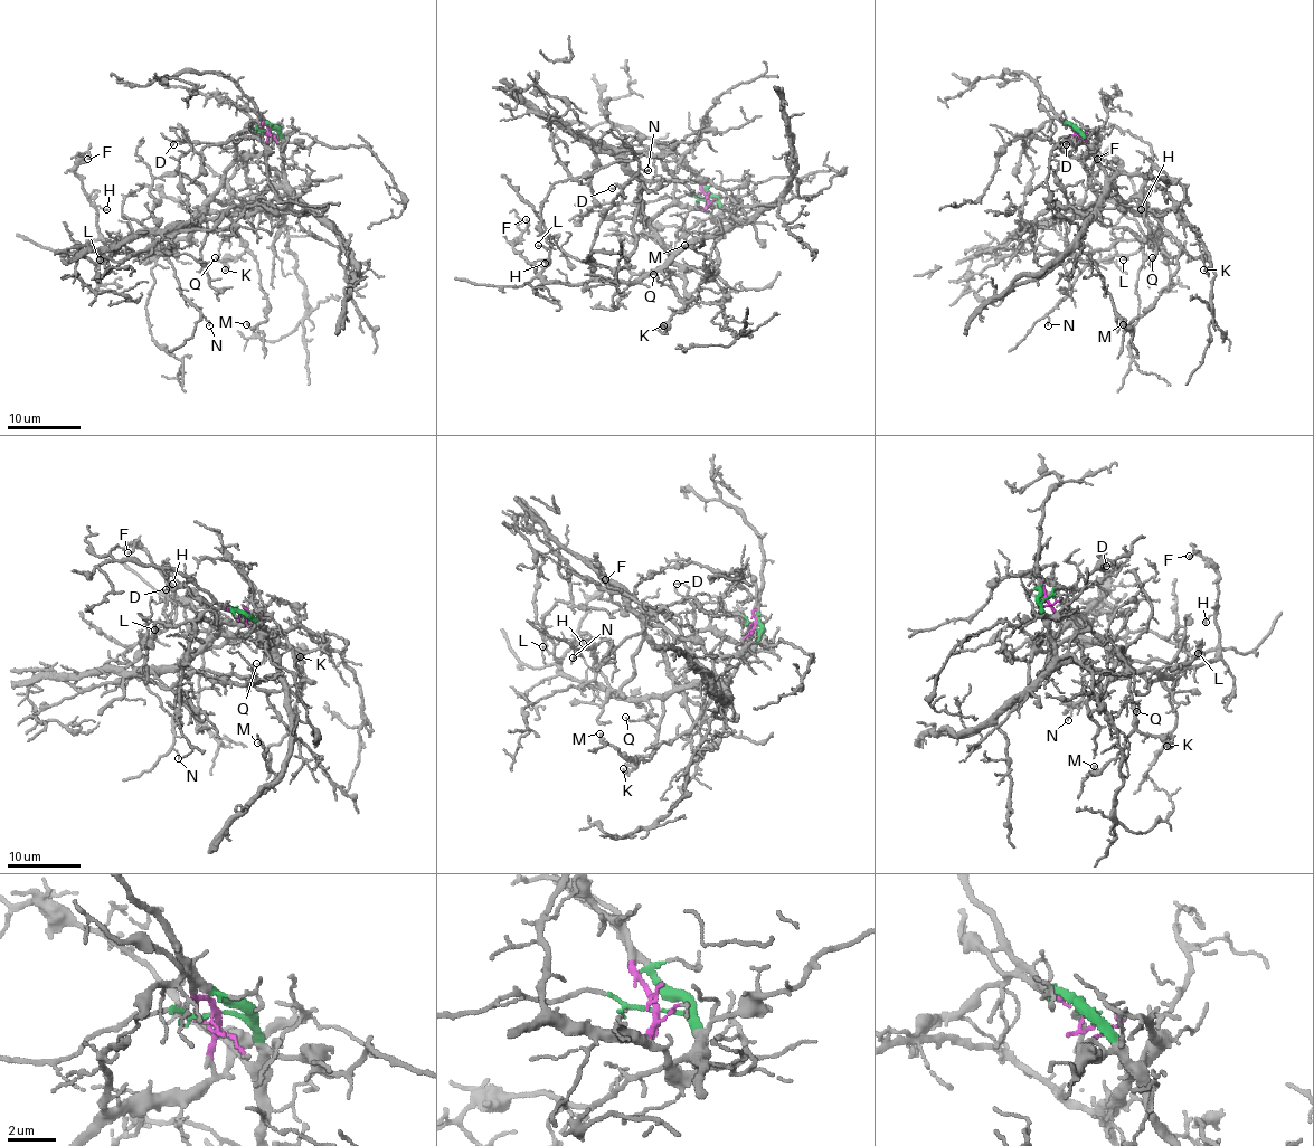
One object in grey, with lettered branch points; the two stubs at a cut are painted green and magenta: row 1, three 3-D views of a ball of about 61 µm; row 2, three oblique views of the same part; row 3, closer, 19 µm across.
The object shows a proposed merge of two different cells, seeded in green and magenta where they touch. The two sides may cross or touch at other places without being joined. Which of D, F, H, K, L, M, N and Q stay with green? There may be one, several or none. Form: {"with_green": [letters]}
{"with_green": ["D", "F", "H", "K", "L", "M", "N", "Q"]}

